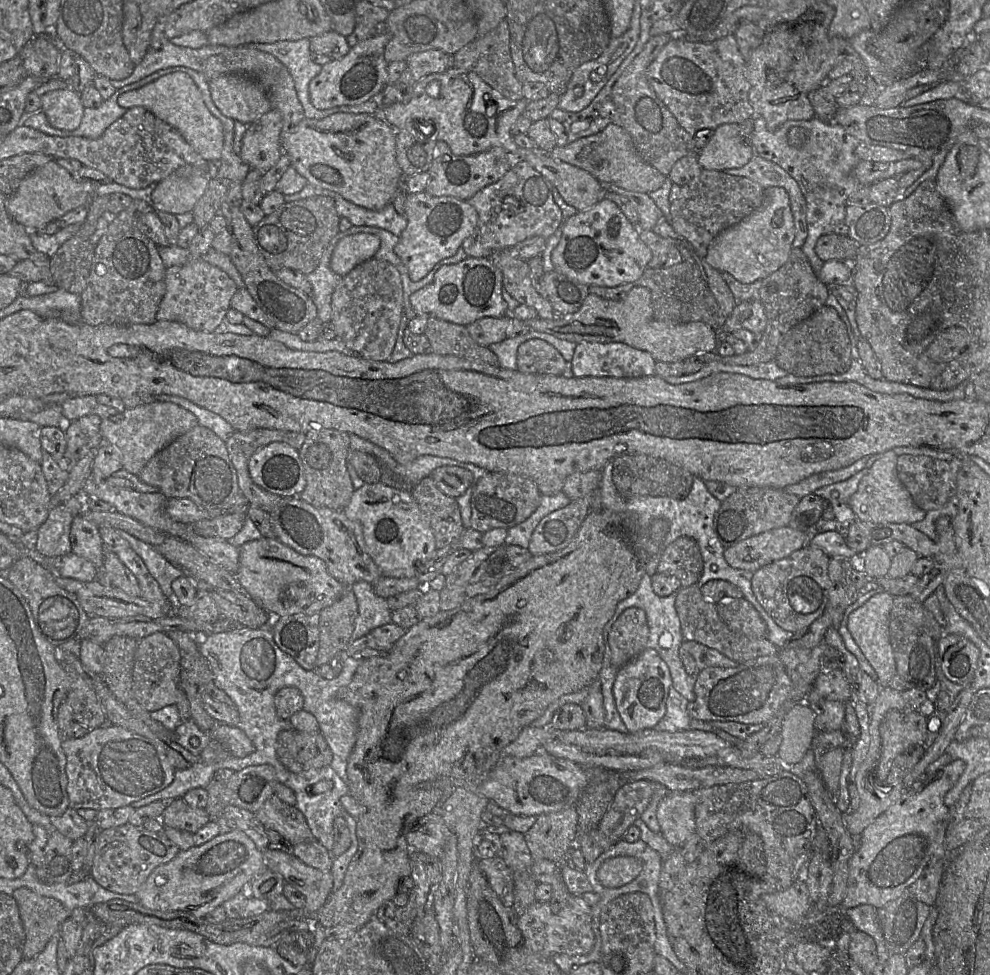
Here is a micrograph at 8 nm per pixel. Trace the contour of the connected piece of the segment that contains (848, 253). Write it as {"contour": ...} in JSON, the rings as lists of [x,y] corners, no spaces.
{"contour":[[[843,233],[821,235],[815,243],[815,253],[822,261],[839,260],[850,263],[856,256],[858,244]]]}

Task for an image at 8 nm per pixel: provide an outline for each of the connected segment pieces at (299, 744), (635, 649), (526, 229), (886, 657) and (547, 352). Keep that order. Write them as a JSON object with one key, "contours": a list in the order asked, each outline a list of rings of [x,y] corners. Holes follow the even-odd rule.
{"contours":[[[[282,730],[277,735],[275,749],[280,763],[293,773],[320,769],[332,761],[332,753],[319,731]]],[[[630,607],[624,610],[608,634],[611,662],[621,668],[646,648],[649,627],[644,610]]],[[[526,161],[511,167],[497,182],[484,187],[466,200],[477,212],[477,224],[472,234],[463,241],[461,249],[468,257],[489,258],[495,252],[509,250],[532,237],[548,239],[564,222],[551,189],[552,184]],[[506,196],[513,196],[518,200],[517,213],[506,213],[502,209],[502,201]]],[[[886,591],[870,598],[865,604],[853,611],[847,622],[847,627],[856,644],[876,672],[876,681],[880,688],[890,686],[896,673],[894,652],[890,641],[889,624],[894,596]]],[[[530,339],[519,345],[517,370],[531,374],[561,375],[566,361],[560,352],[542,339]]]]}

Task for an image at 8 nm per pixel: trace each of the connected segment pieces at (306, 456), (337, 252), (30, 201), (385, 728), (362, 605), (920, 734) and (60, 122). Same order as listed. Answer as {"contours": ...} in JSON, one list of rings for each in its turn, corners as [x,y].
{"contours":[[[[333,429],[314,430],[305,435],[302,446],[297,450],[305,478],[305,487],[298,496],[314,507],[343,510],[355,490],[348,471],[348,435]]],[[[358,233],[346,236],[332,251],[330,269],[343,277],[358,264],[372,259],[379,246],[380,239],[372,234]]],[[[52,159],[25,177],[16,192],[6,197],[6,211],[14,222],[31,232],[36,232],[67,212],[83,205],[89,205],[95,197],[95,189],[99,183],[101,182],[76,181],[70,172]]],[[[592,509],[571,542],[563,549],[541,555],[532,556],[517,568],[513,568],[501,578],[491,590],[474,596],[460,606],[449,610],[439,611],[436,615],[427,617],[410,627],[405,634],[386,652],[377,657],[364,659],[356,669],[350,683],[339,689],[337,698],[342,699],[358,710],[355,744],[347,763],[348,793],[365,808],[365,812],[356,819],[355,836],[357,850],[349,863],[341,887],[332,892],[323,906],[315,913],[307,913],[303,908],[273,911],[271,909],[249,918],[226,918],[223,922],[209,923],[204,918],[195,918],[182,911],[157,911],[145,908],[136,902],[137,909],[131,910],[128,925],[154,924],[169,929],[184,929],[195,932],[217,944],[233,944],[237,942],[253,946],[276,946],[285,933],[312,932],[312,923],[319,923],[324,928],[345,926],[357,930],[372,919],[377,909],[386,901],[393,900],[397,894],[400,880],[411,874],[410,849],[405,840],[405,831],[417,819],[433,812],[438,803],[456,786],[472,787],[480,779],[484,779],[500,760],[500,753],[505,746],[513,742],[522,730],[538,719],[546,708],[559,697],[588,688],[598,679],[604,655],[603,629],[614,614],[617,604],[633,594],[646,574],[645,561],[640,554],[636,554],[628,539],[622,514],[602,509]]],[[[365,581],[355,582],[349,587],[356,599],[357,617],[349,644],[368,635],[373,629],[391,623],[391,610],[384,598],[375,594],[372,584]]],[[[890,710],[881,725],[880,758],[876,767],[876,781],[886,782],[895,758],[915,744],[924,744],[928,719],[918,710]]],[[[71,87],[47,92],[41,103],[41,111],[52,127],[72,131],[80,125],[84,106],[79,93]]]]}

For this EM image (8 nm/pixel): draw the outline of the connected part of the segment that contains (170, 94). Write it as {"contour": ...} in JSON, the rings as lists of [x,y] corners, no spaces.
{"contour":[[[173,72],[147,85],[128,91],[117,99],[119,106],[130,109],[143,107],[176,129],[191,148],[206,161],[219,161],[224,144],[223,125],[206,107],[193,79],[184,72]]]}

